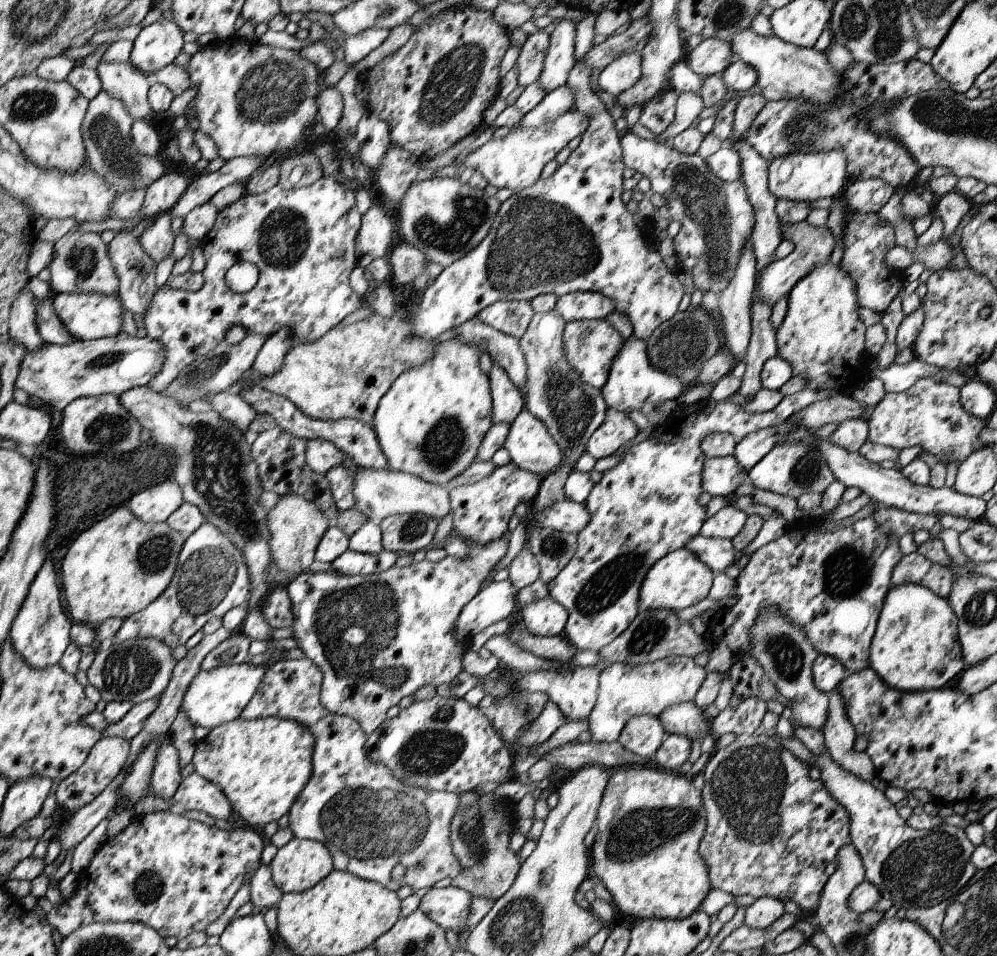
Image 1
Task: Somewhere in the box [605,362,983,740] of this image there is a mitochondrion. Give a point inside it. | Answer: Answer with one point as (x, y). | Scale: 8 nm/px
(847, 571)

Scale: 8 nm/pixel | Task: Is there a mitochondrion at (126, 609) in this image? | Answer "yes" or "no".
no

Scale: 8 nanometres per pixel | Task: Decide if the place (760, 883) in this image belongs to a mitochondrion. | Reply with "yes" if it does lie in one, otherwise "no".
no

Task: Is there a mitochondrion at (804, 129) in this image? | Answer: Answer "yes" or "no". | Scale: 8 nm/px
yes

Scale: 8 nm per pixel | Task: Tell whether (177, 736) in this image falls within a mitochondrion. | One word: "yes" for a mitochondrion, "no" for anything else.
no

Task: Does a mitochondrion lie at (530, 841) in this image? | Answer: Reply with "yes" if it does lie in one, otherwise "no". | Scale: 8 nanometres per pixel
no

